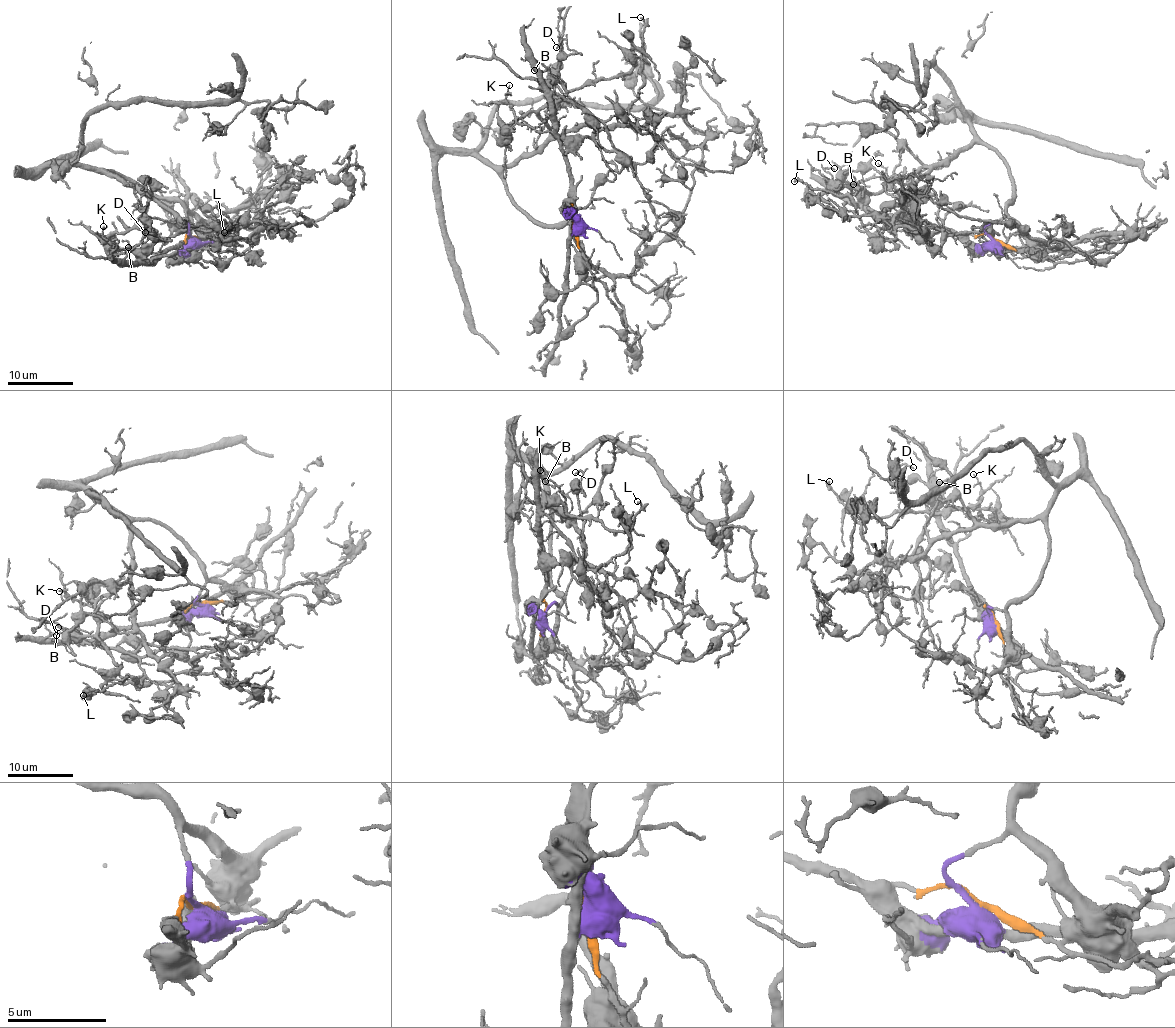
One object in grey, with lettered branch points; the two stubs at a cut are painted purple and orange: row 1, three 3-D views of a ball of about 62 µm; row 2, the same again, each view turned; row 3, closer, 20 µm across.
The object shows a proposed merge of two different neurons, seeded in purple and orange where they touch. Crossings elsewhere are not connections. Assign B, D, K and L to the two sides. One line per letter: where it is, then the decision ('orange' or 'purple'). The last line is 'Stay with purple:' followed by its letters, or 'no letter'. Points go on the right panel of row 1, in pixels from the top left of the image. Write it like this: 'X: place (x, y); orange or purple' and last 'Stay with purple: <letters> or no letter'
B: place (853, 184); orange
D: place (834, 168); purple
K: place (878, 163); orange
L: place (794, 181); orange
Stay with purple: D

